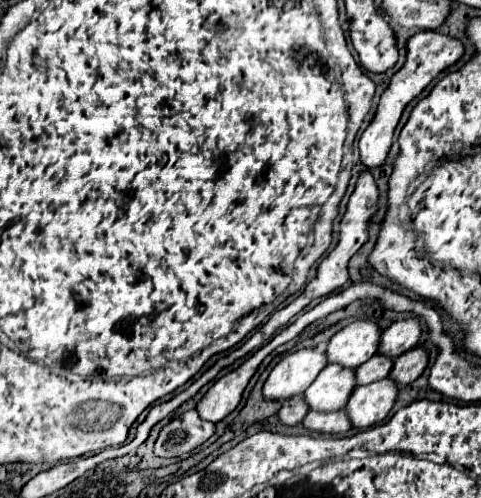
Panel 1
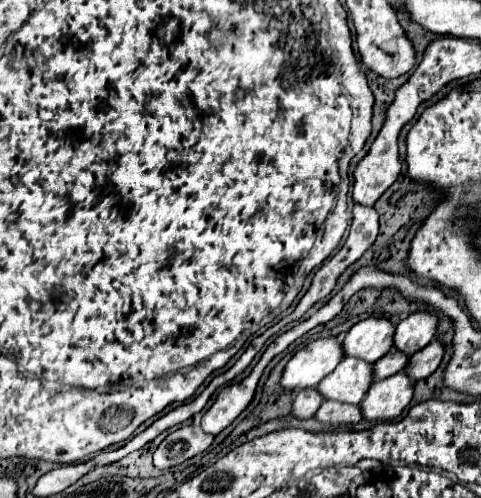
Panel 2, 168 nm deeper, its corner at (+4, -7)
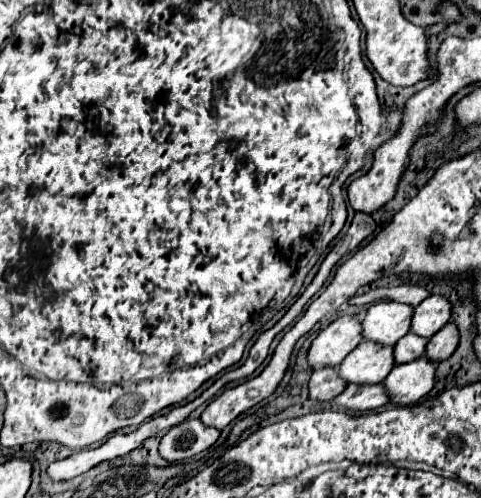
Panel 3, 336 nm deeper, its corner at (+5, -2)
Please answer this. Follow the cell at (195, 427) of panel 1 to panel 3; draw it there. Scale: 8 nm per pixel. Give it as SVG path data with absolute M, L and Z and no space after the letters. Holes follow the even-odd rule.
M187 419L165 433L159 445L159 455L171 463L183 461L209 449L219 435L219 429L207 427L199 419Z

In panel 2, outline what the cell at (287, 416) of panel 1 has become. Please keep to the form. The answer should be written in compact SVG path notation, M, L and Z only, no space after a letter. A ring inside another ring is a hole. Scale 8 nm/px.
M316 388L300 390L292 402L292 416L298 420L308 420L314 416L314 412L320 408L322 402L324 402L324 398L318 394Z

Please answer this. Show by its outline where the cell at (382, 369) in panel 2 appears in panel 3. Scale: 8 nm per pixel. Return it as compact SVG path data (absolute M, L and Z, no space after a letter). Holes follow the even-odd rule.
M407 333L397 345L395 345L395 363L409 363L413 359L419 359L425 355L429 339L417 337L415 333Z

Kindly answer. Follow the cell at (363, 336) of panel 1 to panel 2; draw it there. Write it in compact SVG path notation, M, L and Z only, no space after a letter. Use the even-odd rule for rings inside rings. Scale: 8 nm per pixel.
M366 318L350 328L342 342L344 356L358 356L366 362L376 362L392 348L394 326L386 318Z

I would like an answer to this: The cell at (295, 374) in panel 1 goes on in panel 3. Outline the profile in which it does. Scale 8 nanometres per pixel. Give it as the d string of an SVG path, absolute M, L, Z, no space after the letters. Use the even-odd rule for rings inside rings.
M343 315L315 337L307 355L309 363L311 367L339 365L361 341L363 339L359 317Z

